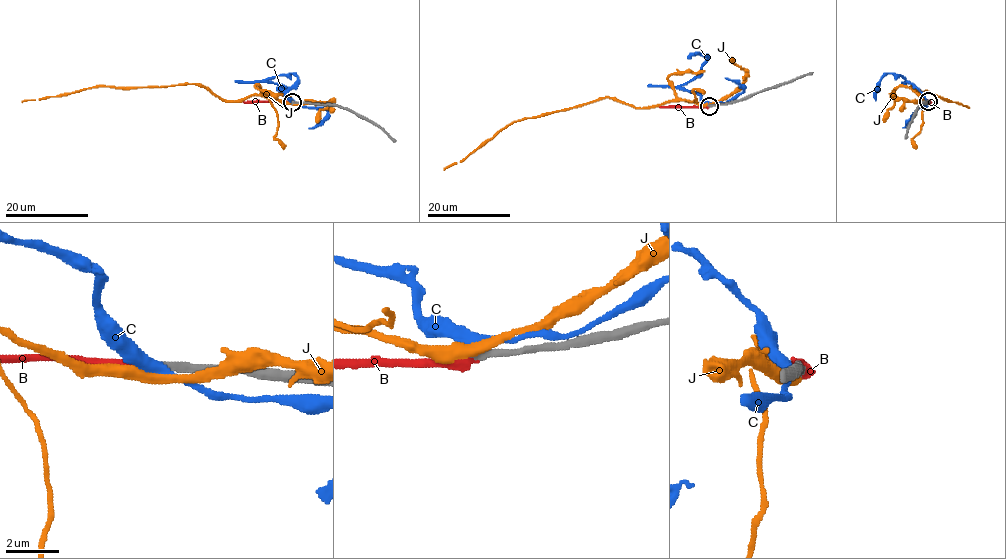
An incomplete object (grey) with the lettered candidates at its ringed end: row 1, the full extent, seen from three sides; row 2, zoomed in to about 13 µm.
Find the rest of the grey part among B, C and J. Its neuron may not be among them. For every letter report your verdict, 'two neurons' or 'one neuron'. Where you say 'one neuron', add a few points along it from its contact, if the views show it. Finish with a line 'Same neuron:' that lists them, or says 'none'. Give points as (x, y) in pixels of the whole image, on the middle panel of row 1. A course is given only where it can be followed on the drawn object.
B: one neuron; it runs (709, 105), (659, 106)
C: two neurons
J: two neurons
Same neuron: B

